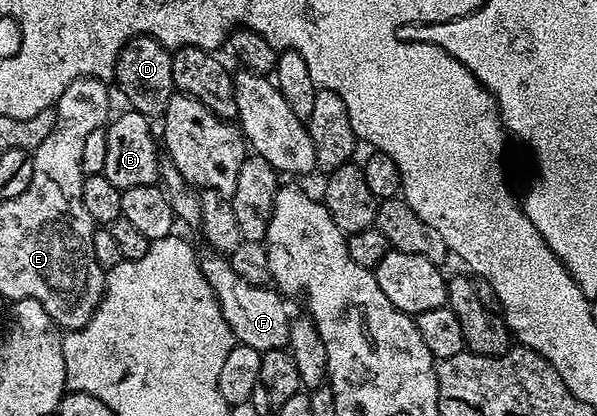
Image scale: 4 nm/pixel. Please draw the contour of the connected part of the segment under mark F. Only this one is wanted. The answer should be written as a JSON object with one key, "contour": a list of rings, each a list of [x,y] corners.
{"contour":[[[208,252],[200,258],[200,267],[222,308],[226,324],[230,324],[233,339],[239,345],[258,351],[283,350],[290,340],[290,324],[293,315],[288,314],[285,295],[268,286],[246,284],[238,272],[234,272],[231,261],[216,252]]]}

